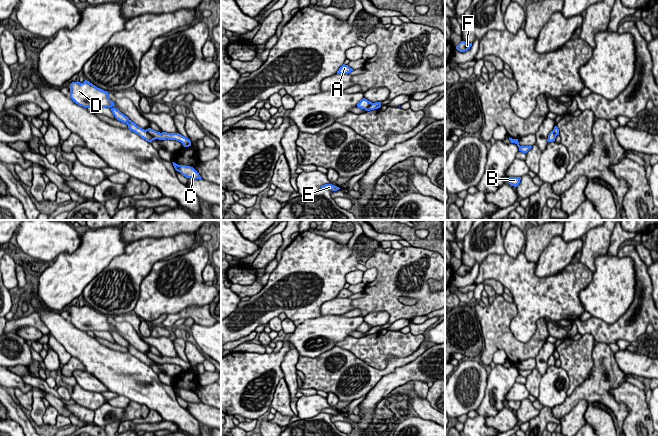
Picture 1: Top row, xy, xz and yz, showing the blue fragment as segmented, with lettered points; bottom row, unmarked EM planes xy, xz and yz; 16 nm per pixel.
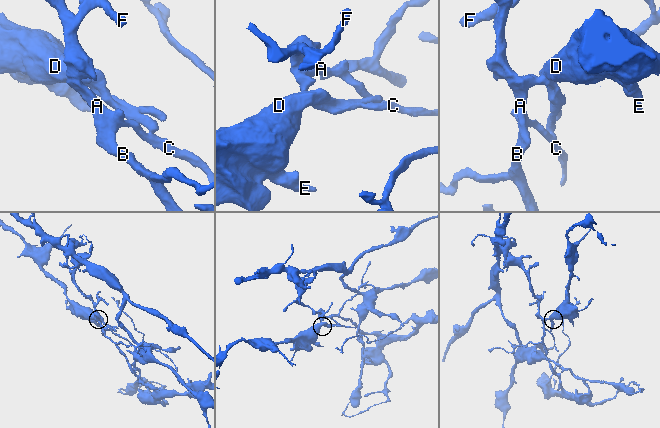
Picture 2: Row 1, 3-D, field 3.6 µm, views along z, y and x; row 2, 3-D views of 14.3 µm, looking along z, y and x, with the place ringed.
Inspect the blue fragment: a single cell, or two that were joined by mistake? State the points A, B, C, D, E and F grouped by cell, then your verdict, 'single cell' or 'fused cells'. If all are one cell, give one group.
A B C F / D E | fused cells

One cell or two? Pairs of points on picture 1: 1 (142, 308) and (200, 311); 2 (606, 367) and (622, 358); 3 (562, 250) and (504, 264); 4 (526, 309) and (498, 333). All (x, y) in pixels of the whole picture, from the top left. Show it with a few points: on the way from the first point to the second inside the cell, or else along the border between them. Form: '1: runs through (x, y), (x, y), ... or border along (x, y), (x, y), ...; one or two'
1: border along (205, 304), (186, 307), (178, 312), (168, 314); two
2: border along (614, 353), (614, 359), (618, 367), (625, 374); two
3: border along (535, 263), (538, 276), (558, 272); two
4: border along (513, 301), (517, 315), (510, 330), (524, 342); two

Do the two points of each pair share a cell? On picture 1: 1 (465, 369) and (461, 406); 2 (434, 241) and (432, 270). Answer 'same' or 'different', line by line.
1: same
2: different

